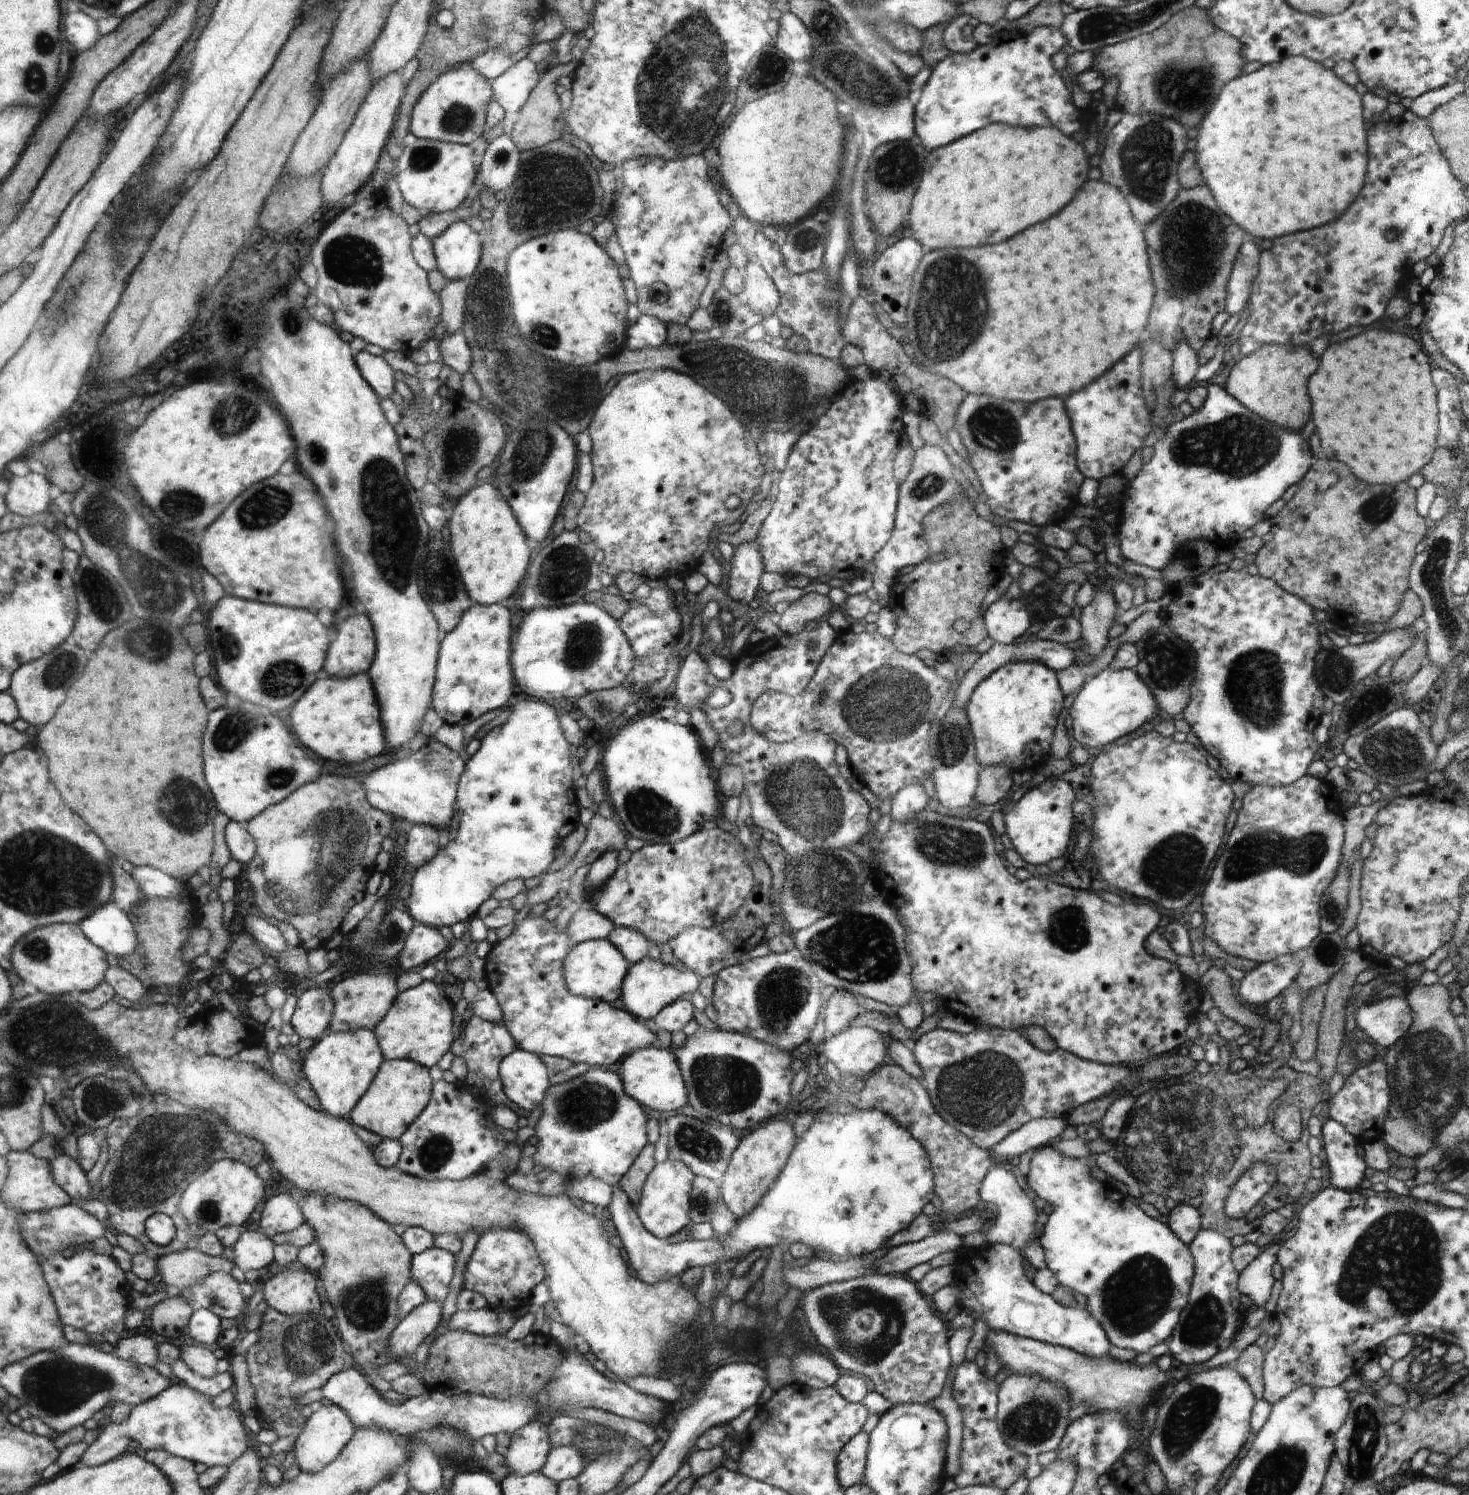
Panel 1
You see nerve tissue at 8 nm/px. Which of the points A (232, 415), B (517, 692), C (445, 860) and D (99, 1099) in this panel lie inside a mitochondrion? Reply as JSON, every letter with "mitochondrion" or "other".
{"A":"mitochondrion","B":"other","C":"other","D":"mitochondrion"}

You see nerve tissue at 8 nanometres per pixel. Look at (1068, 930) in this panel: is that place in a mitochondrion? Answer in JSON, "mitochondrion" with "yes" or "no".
{"mitochondrion":"yes"}

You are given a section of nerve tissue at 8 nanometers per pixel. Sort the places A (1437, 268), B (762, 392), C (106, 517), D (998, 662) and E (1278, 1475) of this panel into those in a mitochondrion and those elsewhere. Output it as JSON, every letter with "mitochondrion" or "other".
{"A":"other","B":"mitochondrion","C":"mitochondrion","D":"other","E":"mitochondrion"}

